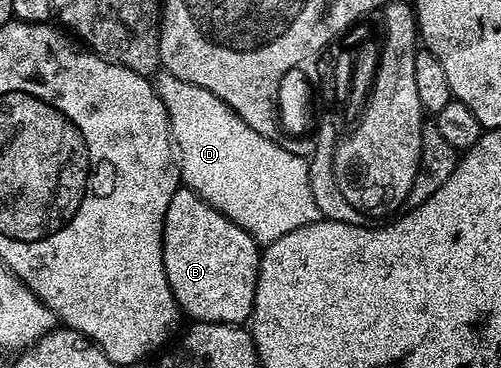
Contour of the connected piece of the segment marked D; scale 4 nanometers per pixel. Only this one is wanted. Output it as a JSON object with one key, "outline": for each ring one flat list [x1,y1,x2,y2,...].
{"outline":[[165,69,159,70,153,76,152,82,160,101,164,101,166,106,168,121,170,122,170,137,176,144,176,158,182,173,182,183,188,190,195,191,201,199,208,201,208,205,212,205,217,211,224,213,224,217,228,217,236,225,240,225,240,229,248,232,259,245,276,241,280,237,284,237,284,233,292,233,292,229,312,225,320,218,316,209,316,201,312,201,312,188,308,185,308,169,310,165,303,156,284,149,276,141,272,141,268,137,260,137,260,133,256,133,256,129,252,129,248,125,244,125,244,121,240,121,237,113,228,105,224,105,224,101,220,101,220,97,216,97,216,93,208,93,208,89,200,89,200,85,188,85,188,81,180,81,180,77,172,77,172,73,168,73]]}

